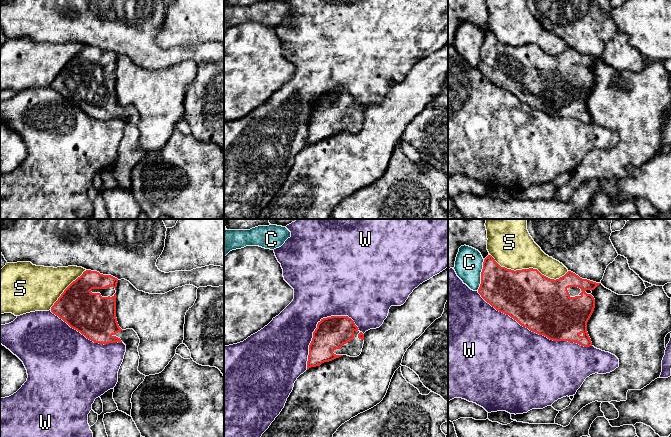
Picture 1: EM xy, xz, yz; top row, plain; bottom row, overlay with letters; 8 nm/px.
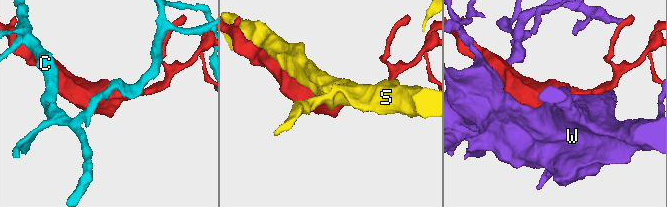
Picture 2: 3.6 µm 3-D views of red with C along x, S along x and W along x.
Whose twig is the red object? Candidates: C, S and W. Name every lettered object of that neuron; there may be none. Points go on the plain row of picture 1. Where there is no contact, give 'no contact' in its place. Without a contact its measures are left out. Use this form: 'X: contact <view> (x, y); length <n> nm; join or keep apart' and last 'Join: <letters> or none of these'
C: contact yz (481, 51); length 260 nm; keep apart
S: contact yz (529, 44); length 650 nm; keep apart
W: contact yz (534, 107); length 1000 nm; keep apart
Join: none of these

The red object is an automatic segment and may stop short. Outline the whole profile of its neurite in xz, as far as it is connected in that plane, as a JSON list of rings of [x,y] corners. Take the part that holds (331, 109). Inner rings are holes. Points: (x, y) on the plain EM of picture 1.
[[[348,92],[323,94],[313,108],[307,145],[343,131],[357,133],[362,128],[363,120],[364,110]]]

